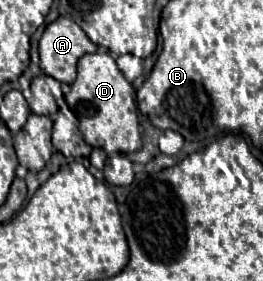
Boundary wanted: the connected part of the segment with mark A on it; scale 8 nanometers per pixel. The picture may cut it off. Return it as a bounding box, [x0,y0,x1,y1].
[40,16,96,84]

